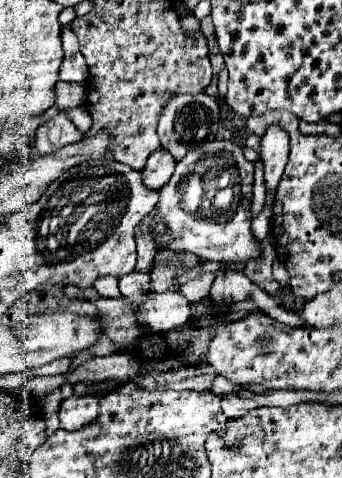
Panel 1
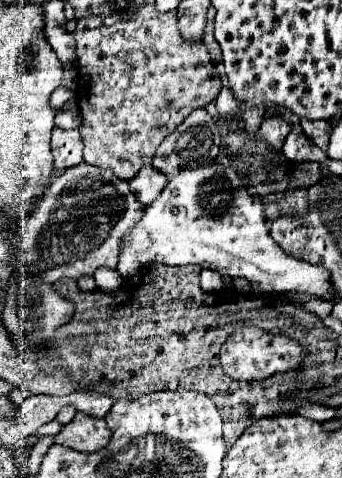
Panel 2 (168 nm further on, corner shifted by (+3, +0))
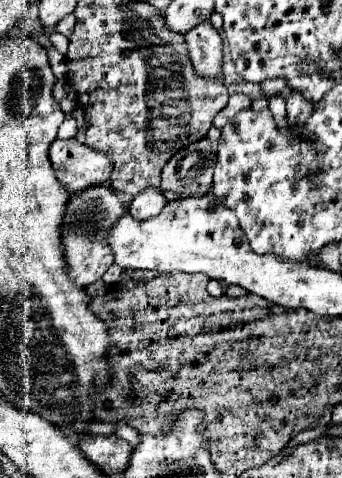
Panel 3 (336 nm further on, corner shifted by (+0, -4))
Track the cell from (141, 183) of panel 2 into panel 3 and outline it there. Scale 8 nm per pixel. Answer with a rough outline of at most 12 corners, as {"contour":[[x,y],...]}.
{"contour":[[160,188],[132,198],[128,210],[136,220],[160,214],[166,198]]}

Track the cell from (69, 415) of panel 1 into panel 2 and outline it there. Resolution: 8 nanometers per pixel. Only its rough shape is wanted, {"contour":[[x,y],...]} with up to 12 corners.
{"contour":[[75,414],[55,444],[97,452],[111,440],[105,420]]}

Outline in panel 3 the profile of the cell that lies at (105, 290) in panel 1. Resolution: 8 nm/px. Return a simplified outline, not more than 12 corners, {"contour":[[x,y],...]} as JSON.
{"contour":[[112,264],[104,272],[102,280],[106,286],[116,286],[122,270]]}

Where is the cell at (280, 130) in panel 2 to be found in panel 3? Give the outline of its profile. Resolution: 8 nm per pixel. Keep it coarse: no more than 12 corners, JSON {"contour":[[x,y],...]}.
{"contour":[[298,92],[286,100],[288,124],[304,124],[312,104]]}

